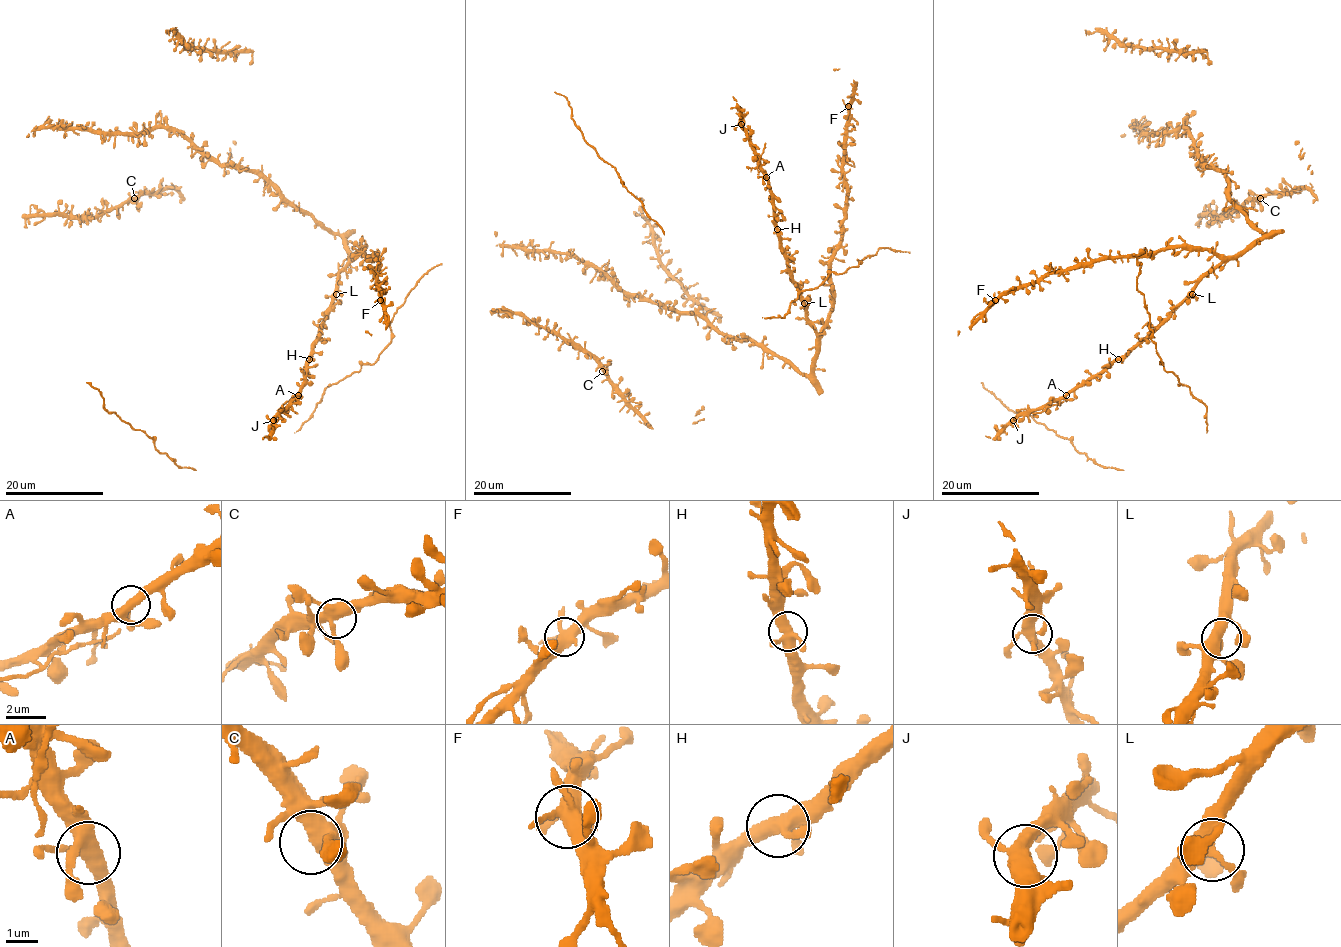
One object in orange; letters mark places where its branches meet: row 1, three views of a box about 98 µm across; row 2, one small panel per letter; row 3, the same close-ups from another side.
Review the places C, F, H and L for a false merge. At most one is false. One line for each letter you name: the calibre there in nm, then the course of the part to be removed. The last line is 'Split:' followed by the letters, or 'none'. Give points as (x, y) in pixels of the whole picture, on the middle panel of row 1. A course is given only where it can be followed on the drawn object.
Split: none

